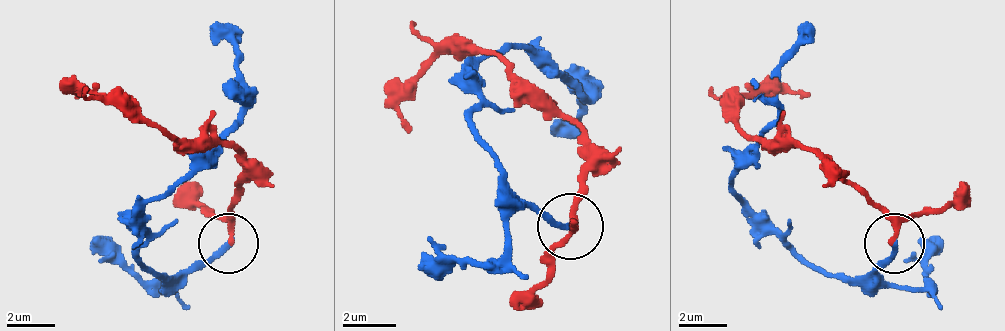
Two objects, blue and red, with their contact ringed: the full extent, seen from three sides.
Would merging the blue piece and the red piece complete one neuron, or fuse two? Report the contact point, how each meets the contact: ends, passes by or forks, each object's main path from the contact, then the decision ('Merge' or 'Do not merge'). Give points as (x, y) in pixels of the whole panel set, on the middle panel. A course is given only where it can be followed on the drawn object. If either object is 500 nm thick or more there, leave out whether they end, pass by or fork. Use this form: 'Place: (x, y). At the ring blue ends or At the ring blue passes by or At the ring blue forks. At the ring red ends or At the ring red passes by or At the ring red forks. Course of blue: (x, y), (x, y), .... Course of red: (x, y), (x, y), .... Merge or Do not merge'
Place: (570, 226). At the ring blue ends. At the ring red passes by. Course of blue: (572, 224), (539, 217), (473, 125), (479, 65), (526, 45), (585, 98), (559, 131). Course of red: (572, 224), (585, 138), (493, 52), (466, 52), (440, 59), (400, 105), (413, 131). Do not merge

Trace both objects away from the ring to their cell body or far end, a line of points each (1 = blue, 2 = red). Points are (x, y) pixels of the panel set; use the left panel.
1: (230, 241), (164, 277), (140, 259), (146, 205), (242, 115), (236, 49), (218, 19)
2: (230, 241), (242, 157), (230, 145), (182, 145), (158, 121), (134, 121), (110, 97), (74, 91), (86, 97)

